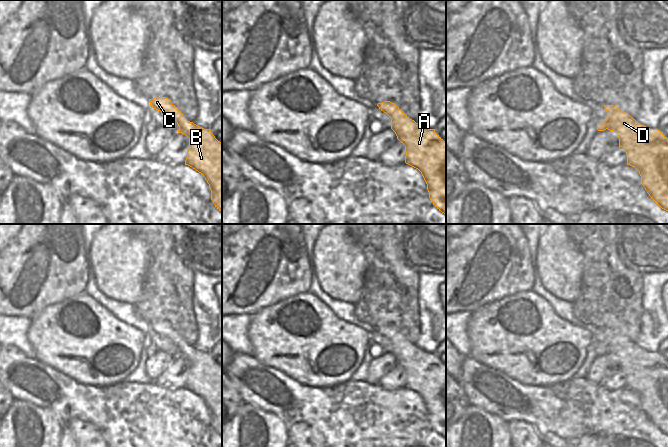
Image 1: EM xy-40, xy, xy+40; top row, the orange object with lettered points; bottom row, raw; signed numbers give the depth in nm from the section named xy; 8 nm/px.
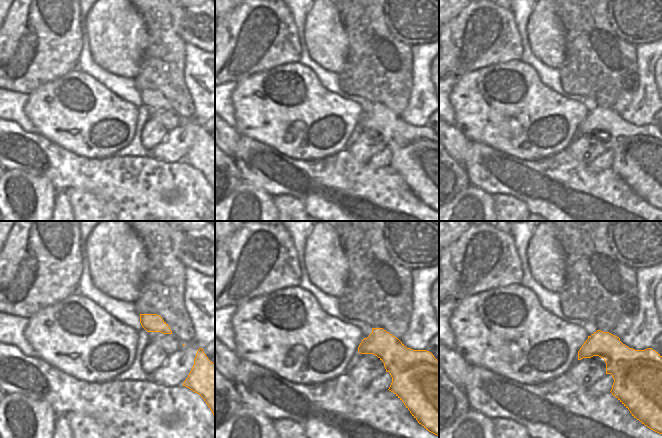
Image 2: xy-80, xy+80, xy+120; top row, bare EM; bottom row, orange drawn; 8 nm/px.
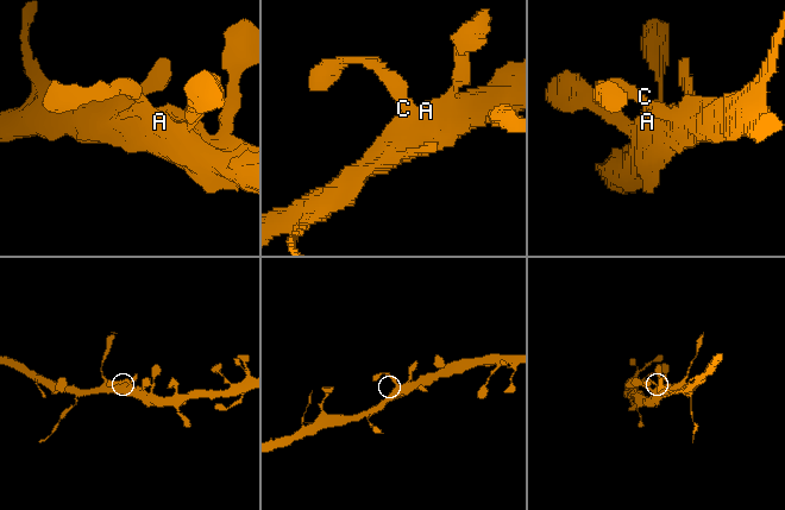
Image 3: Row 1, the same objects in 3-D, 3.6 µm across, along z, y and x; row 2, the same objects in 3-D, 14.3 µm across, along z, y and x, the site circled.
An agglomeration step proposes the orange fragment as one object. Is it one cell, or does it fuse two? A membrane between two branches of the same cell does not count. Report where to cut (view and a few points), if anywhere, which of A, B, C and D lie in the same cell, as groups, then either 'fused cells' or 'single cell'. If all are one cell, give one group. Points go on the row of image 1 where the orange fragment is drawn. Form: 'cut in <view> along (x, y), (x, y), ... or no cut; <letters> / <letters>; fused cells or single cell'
no cut; A B C D; single cell

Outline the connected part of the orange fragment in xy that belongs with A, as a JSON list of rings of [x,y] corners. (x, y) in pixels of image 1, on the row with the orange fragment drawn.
[[[384,101],[377,106],[391,118],[391,129],[405,146],[405,163],[421,172],[431,202],[439,211],[446,214],[446,141],[435,132],[435,129],[428,129],[410,119],[394,103]]]

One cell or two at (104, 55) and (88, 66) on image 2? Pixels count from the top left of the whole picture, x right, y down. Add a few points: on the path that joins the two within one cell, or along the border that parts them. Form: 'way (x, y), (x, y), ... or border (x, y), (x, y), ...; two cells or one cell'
border (88, 39), (91, 57), (103, 69), (114, 74); two cells

